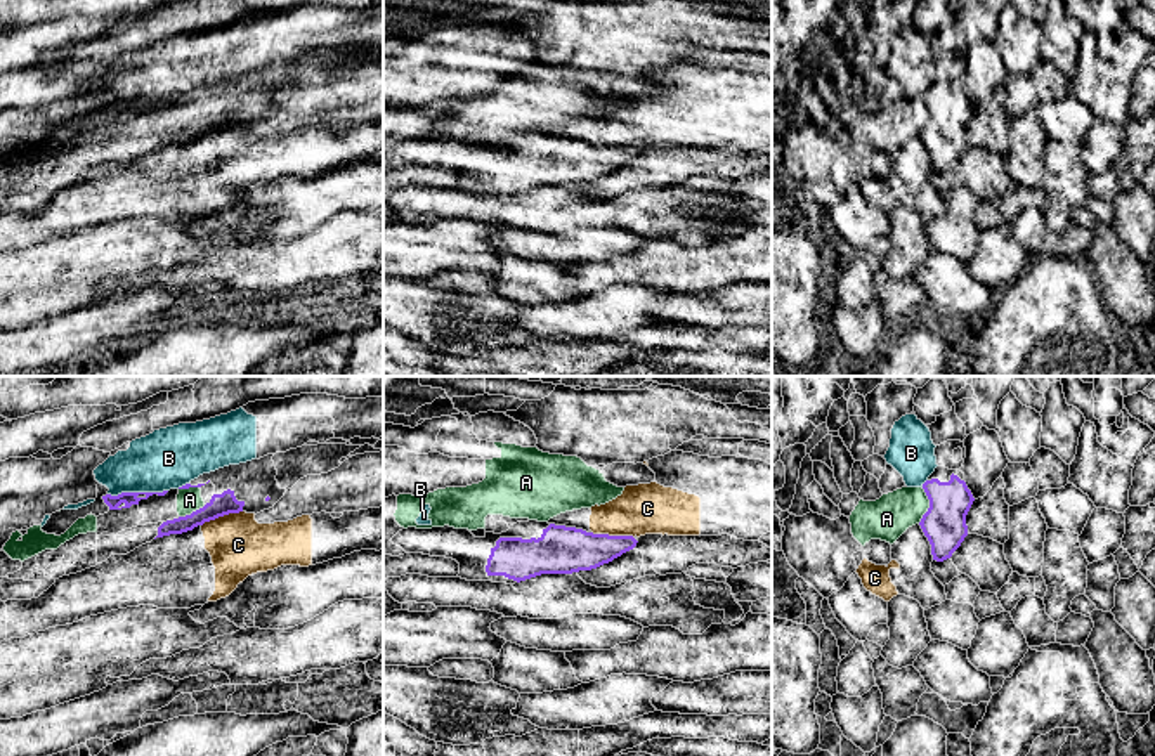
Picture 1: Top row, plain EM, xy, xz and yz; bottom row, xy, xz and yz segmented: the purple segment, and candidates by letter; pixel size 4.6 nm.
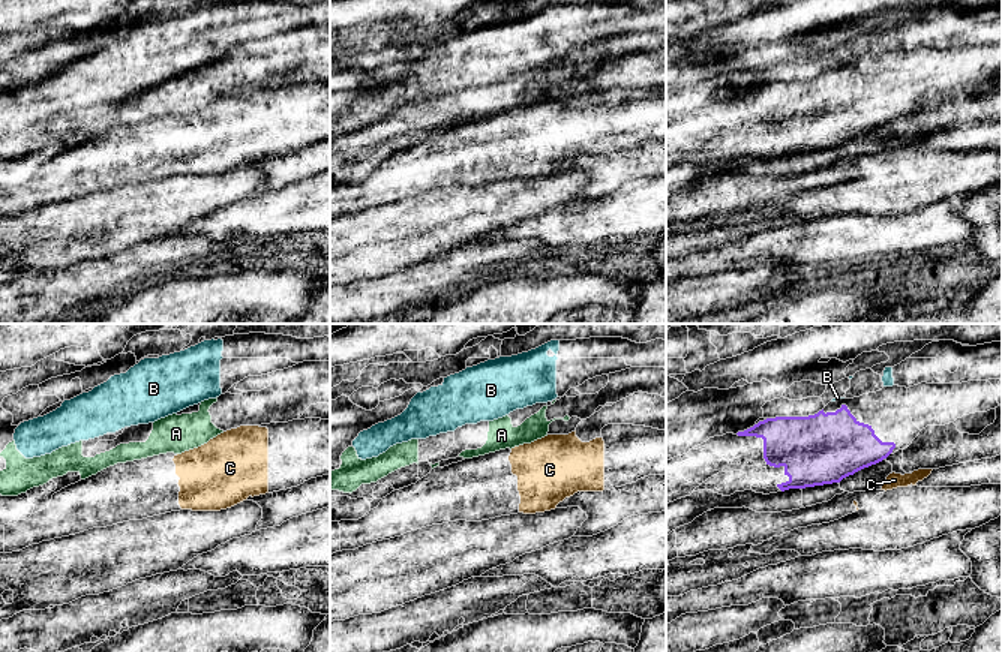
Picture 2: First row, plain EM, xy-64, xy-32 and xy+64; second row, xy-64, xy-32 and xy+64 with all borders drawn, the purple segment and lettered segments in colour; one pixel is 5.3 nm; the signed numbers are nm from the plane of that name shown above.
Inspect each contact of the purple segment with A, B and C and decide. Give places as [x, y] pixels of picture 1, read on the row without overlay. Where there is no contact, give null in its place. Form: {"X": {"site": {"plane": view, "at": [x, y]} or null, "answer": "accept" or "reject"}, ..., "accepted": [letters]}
{"A": {"site": {"plane": "yz", "at": [930, 117]}, "answer": "reject"}, "B": {"site": {"plane": "xy", "at": [137, 104]}, "answer": "reject"}, "C": {"site": {"plane": "xz", "at": [613, 148]}, "answer": "reject"}, "accepted": []}

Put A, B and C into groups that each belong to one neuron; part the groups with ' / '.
A / B / C

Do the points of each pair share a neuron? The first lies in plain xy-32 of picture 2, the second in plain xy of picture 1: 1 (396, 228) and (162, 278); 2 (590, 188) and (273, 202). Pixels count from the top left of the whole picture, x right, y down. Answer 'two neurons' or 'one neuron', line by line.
1: two neurons
2: one neuron

